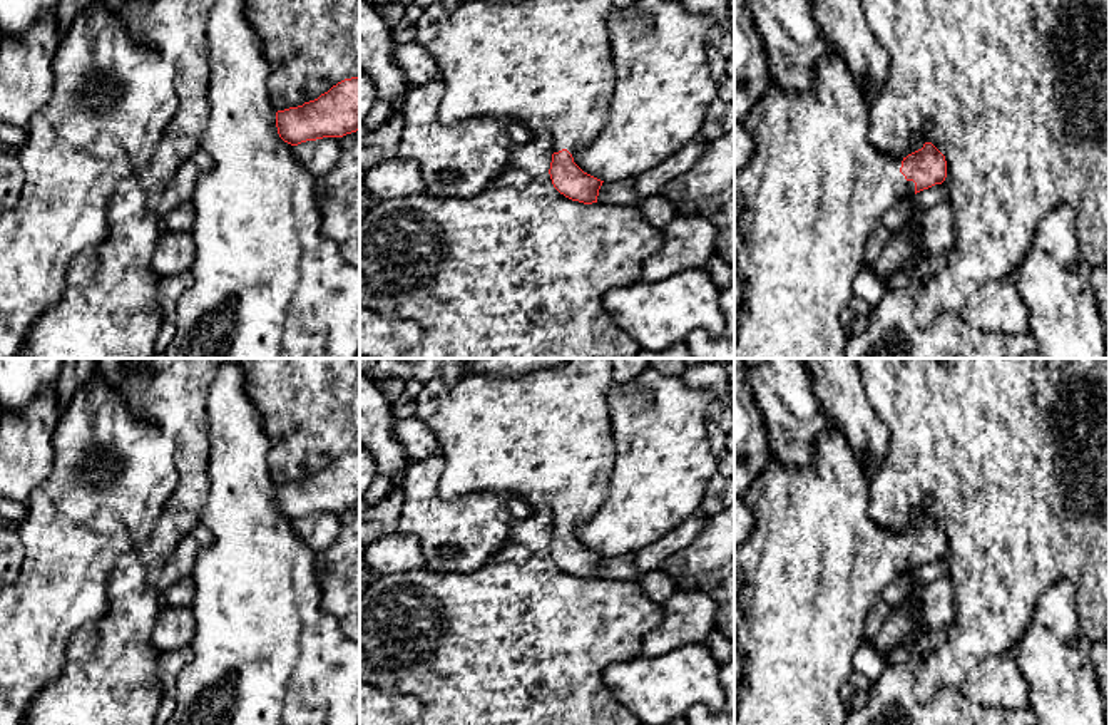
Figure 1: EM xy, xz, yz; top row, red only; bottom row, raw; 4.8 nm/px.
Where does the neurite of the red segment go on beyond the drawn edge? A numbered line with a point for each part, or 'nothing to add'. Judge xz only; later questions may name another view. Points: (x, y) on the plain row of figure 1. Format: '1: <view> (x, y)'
1: xz (546, 437)

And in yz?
1: yz (815, 563)

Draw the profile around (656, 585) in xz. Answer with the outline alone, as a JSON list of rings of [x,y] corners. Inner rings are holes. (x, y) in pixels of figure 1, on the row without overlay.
[[[661,569],[646,573],[637,583],[641,584],[642,591],[659,604],[679,591],[674,579]]]

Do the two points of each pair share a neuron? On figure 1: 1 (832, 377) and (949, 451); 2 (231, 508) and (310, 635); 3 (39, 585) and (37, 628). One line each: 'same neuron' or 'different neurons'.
1: different neurons
2: same neuron
3: same neuron

